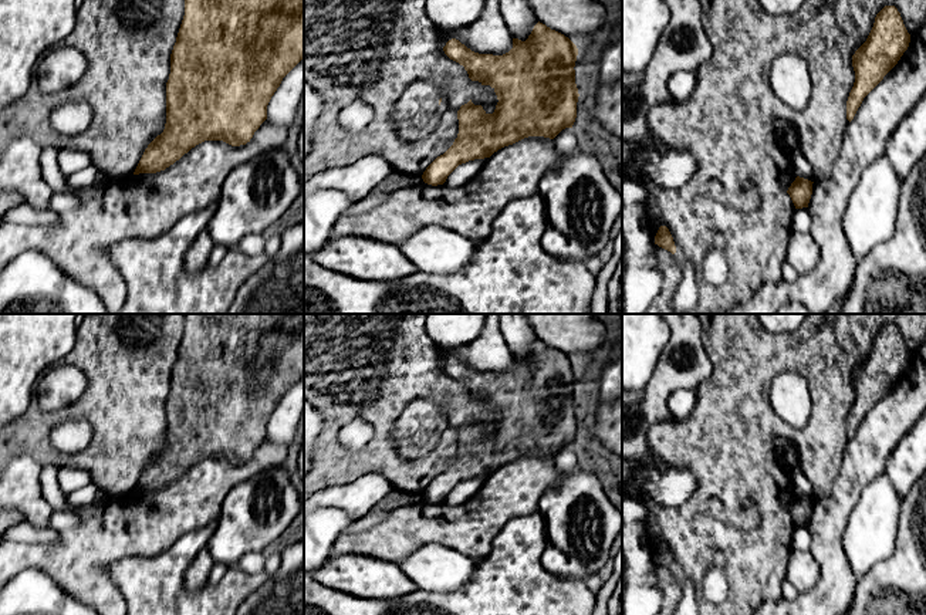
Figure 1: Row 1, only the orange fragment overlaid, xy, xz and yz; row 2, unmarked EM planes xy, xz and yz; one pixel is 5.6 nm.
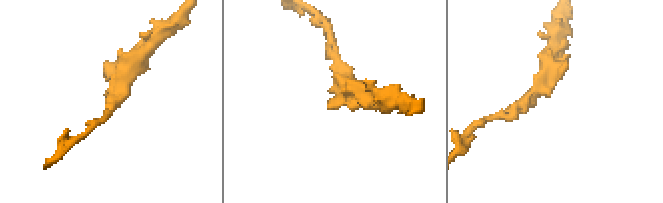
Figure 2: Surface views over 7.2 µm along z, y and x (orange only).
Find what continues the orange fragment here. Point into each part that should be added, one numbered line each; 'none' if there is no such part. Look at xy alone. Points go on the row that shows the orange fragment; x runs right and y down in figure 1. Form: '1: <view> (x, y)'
none

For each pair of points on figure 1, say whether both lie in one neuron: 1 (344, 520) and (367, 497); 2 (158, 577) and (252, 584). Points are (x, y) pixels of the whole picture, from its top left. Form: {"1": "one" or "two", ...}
{"1": "two", "2": "one"}

